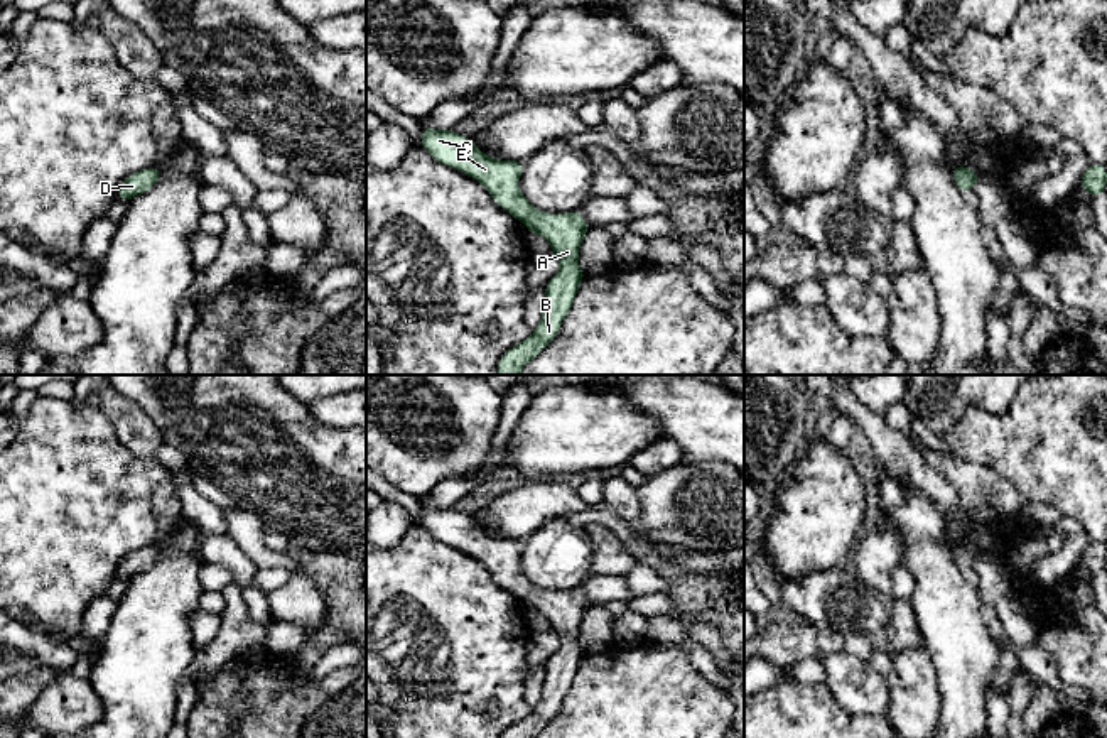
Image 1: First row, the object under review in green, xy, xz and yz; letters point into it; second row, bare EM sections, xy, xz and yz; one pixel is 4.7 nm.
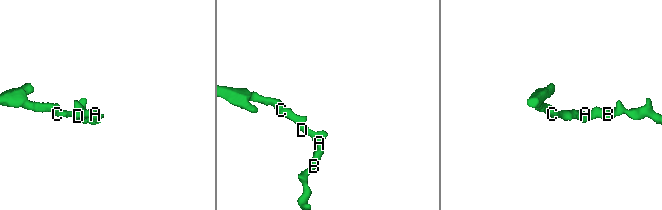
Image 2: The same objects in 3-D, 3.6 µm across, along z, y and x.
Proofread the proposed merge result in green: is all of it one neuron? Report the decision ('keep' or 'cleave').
keep

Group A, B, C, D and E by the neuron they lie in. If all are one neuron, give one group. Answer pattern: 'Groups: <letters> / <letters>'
Groups: A B C D E

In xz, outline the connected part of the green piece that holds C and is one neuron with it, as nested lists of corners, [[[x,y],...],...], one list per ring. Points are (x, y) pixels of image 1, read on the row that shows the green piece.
[[[422,125],[420,149],[437,162],[481,182],[500,208],[520,220],[526,231],[542,235],[560,258],[560,270],[545,285],[542,321],[525,341],[510,348],[498,360],[498,375],[520,375],[520,370],[557,336],[572,307],[586,275],[577,263],[579,247],[591,226],[584,221],[580,211],[548,214],[533,208],[516,187],[523,174],[523,164],[488,157],[474,145],[471,137]]]

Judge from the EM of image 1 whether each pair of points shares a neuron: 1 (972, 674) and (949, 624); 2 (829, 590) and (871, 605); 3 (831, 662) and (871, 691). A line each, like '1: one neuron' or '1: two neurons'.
1: one neuron
2: one neuron
3: one neuron

